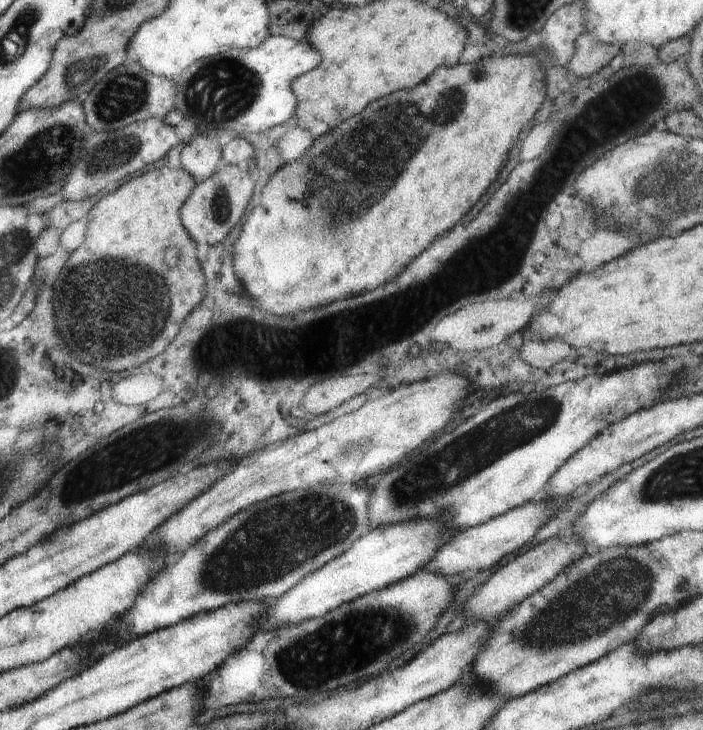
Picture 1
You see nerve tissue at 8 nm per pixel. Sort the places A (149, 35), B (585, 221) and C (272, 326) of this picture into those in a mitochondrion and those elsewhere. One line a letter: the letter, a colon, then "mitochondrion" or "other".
A: other
B: mitochondrion
C: mitochondrion

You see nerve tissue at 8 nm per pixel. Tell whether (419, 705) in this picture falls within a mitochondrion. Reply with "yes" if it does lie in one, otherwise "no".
no

